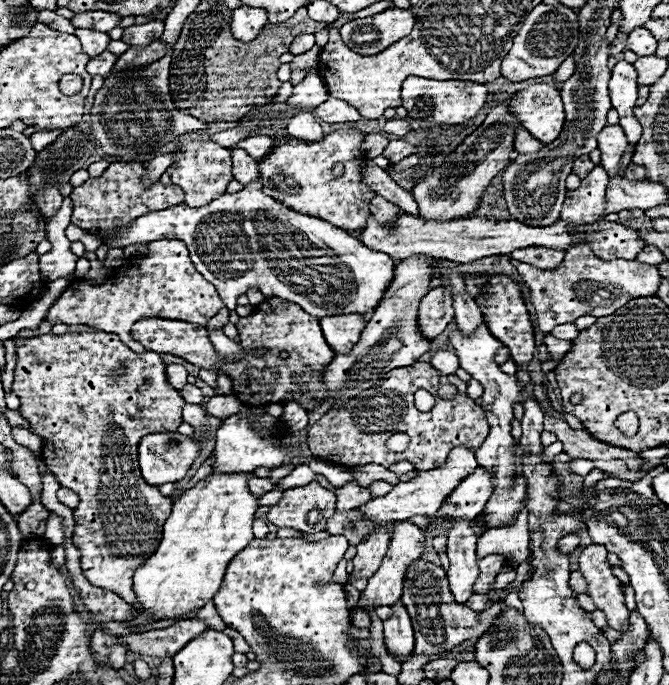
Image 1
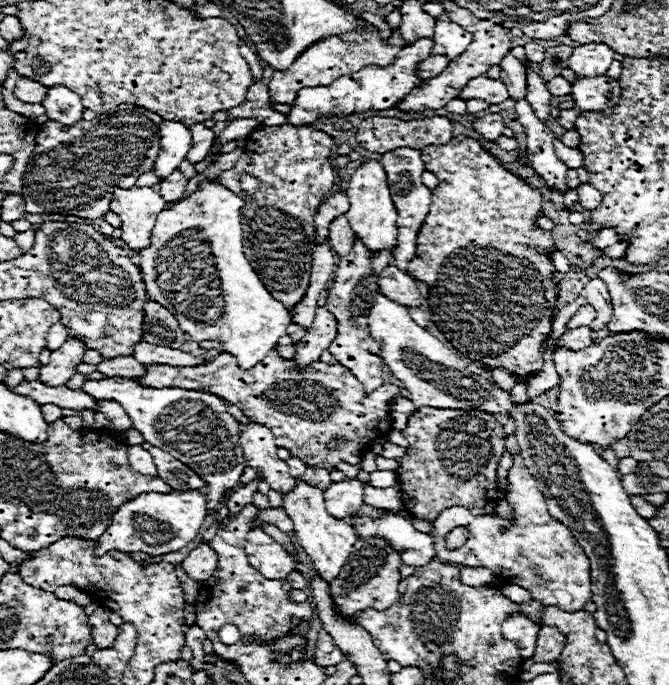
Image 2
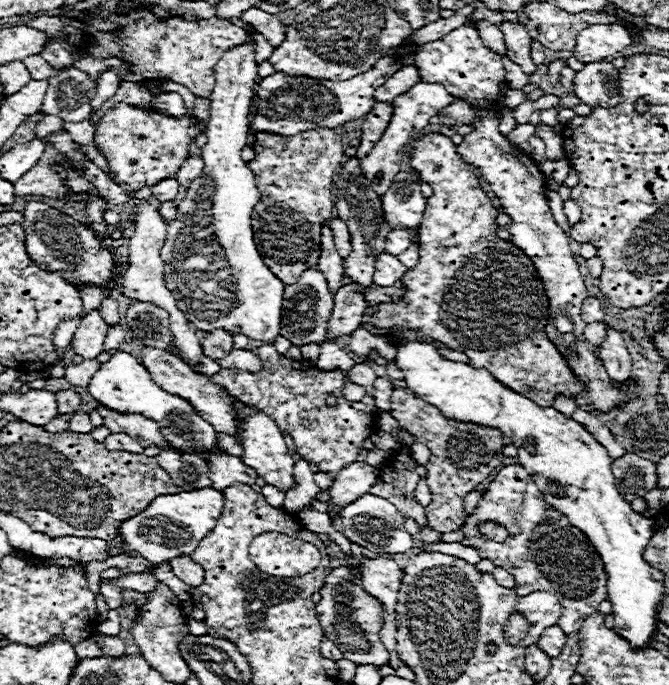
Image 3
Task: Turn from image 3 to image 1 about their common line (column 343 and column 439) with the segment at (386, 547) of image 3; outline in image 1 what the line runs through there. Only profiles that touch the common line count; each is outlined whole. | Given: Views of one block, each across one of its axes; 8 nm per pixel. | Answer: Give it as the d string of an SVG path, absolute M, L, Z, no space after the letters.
M476 468L472 476L464 478L454 492L448 496L448 500L442 504L438 514L430 520L430 526L438 526L444 522L444 516L462 516L466 520L474 520L486 506L494 492L494 474L486 468Z

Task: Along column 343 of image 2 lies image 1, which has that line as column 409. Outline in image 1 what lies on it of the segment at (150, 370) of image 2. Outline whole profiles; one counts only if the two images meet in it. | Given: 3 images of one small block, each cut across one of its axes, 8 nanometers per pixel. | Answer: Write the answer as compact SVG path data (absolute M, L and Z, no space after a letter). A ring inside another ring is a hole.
M416 362L412 366L394 368L372 388L356 396L356 400L350 400L344 408L326 412L314 426L310 426L310 452L314 456L344 464L348 468L364 464L382 464L388 468L394 462L408 460L418 470L434 470L444 466L450 450L456 446L466 446L472 452L476 452L490 432L490 428L486 426L486 412L472 398L468 398L468 382L460 380L456 374L448 376L448 382L456 382L456 396L452 400L440 398L440 378L442 374L428 362ZM420 388L426 388L436 396L436 406L430 412L418 412L414 408L414 392ZM396 432L406 432L410 436L410 446L400 454L394 454L386 448L386 440Z

